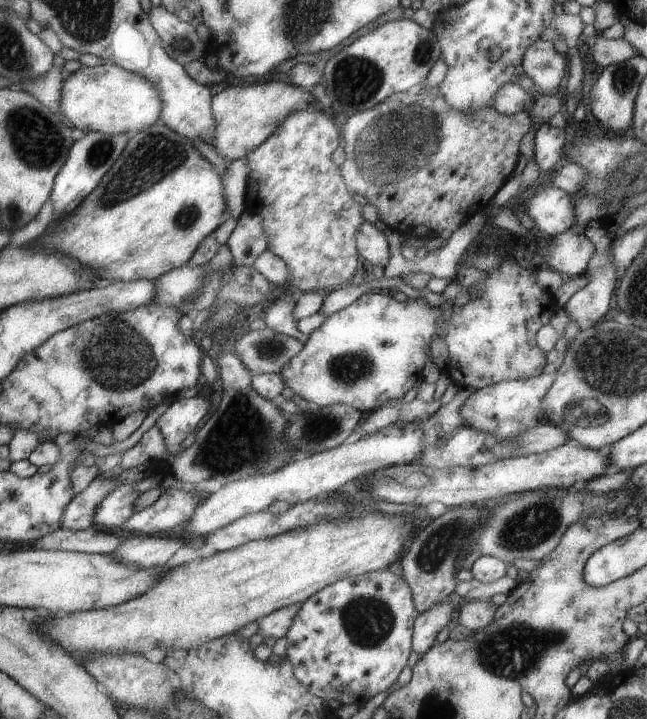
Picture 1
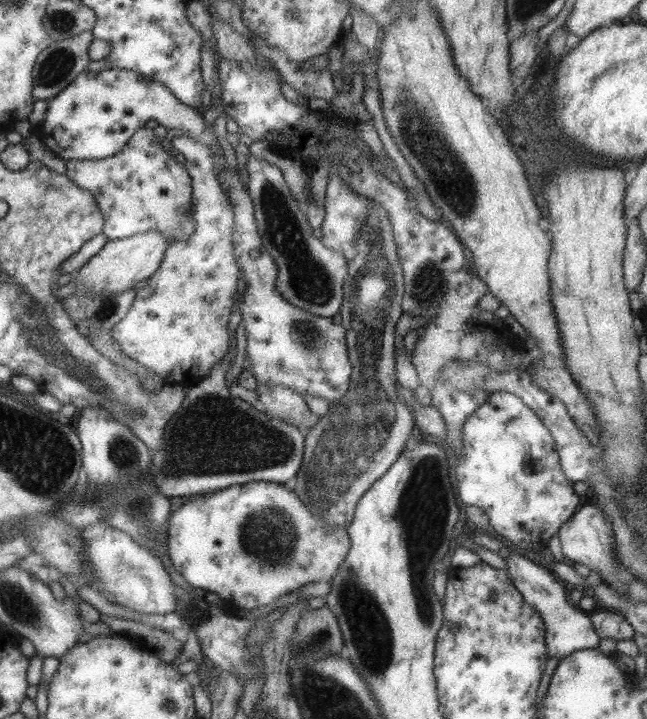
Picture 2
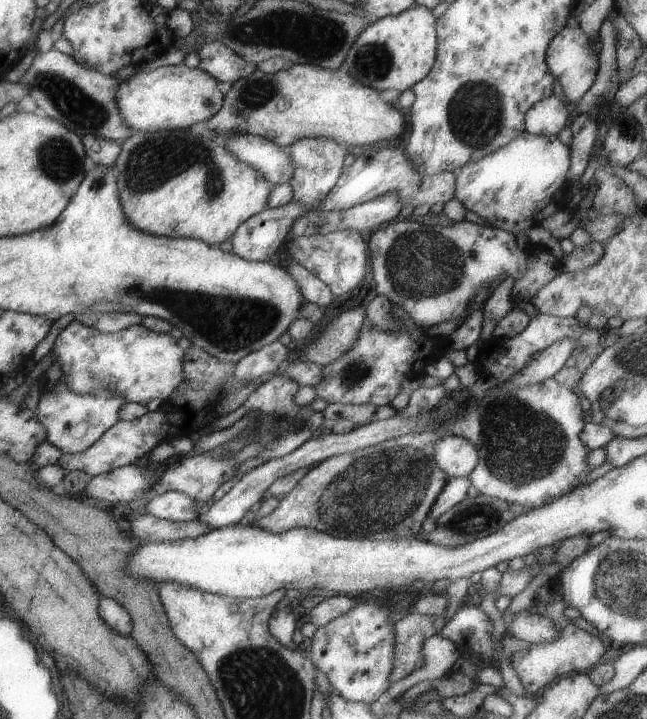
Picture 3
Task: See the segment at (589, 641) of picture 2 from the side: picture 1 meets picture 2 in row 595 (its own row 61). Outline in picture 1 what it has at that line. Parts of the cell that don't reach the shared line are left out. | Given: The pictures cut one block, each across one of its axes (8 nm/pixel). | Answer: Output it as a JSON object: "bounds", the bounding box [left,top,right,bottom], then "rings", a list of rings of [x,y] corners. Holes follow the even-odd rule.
{"bounds":[521,39,567,95],"rings":[[[539,39],[523,52],[521,68],[523,75],[539,90],[539,93],[535,91],[535,94],[554,95],[559,82],[563,80],[567,60],[565,54],[558,53],[553,48],[552,42]]]}

